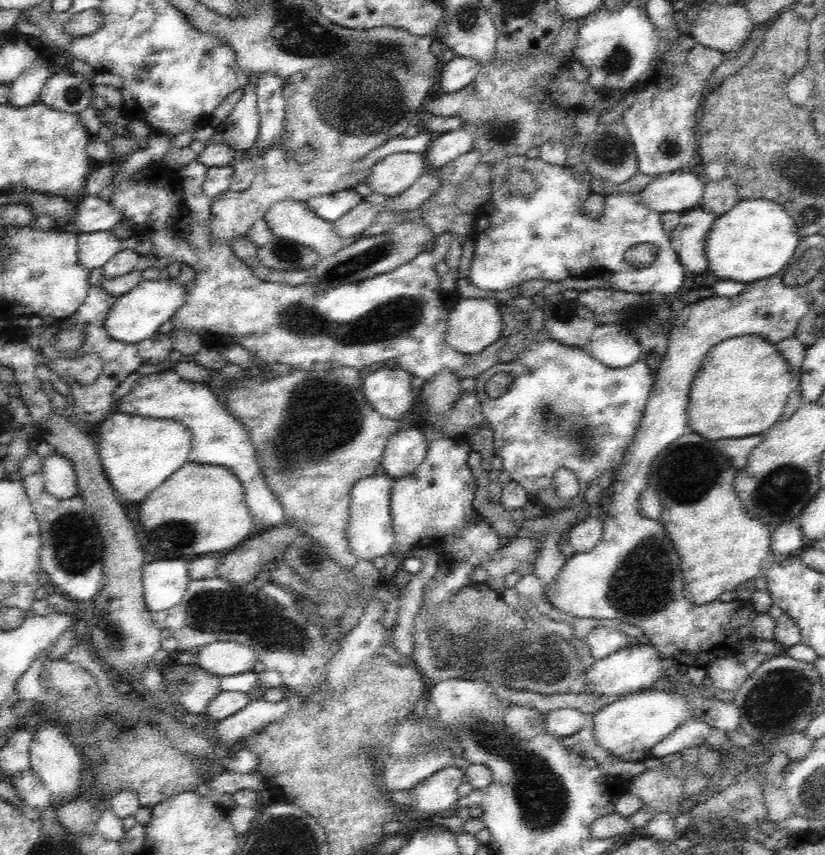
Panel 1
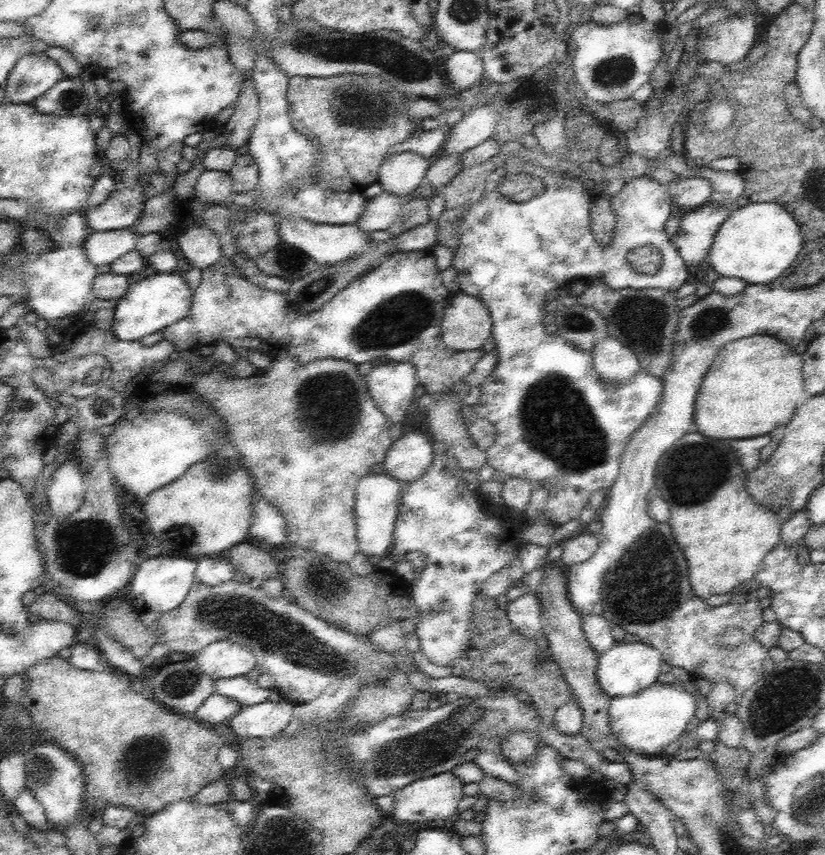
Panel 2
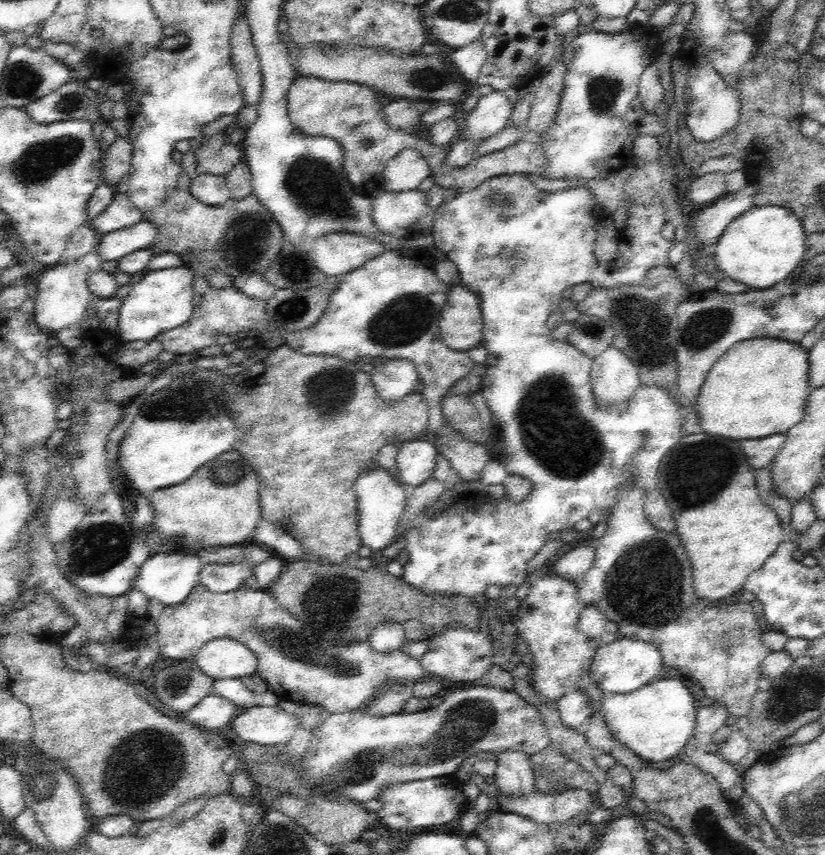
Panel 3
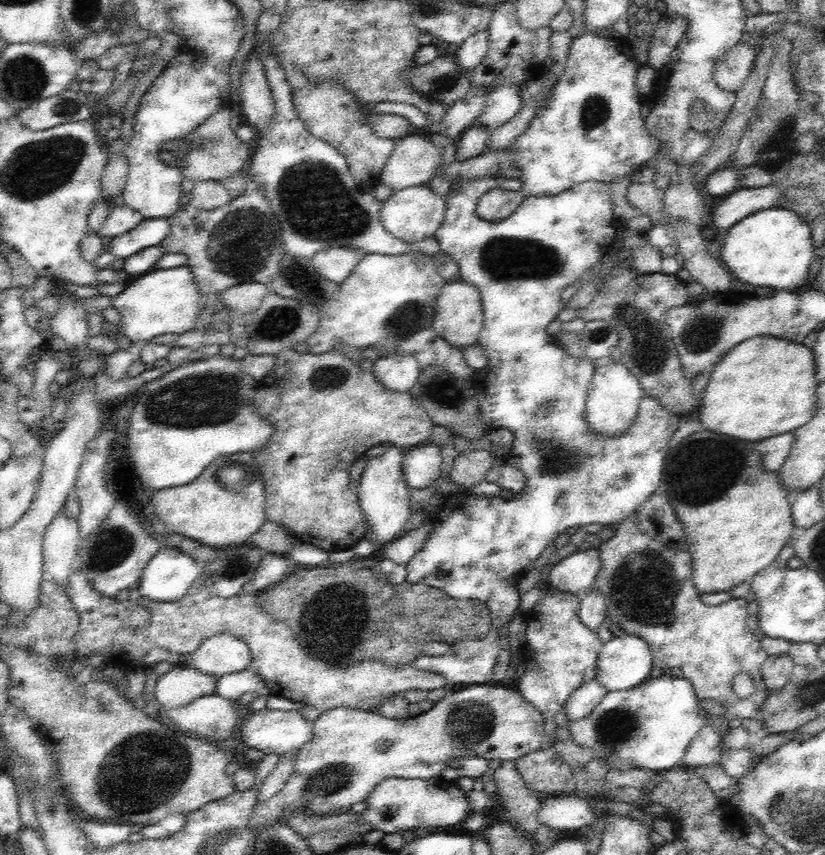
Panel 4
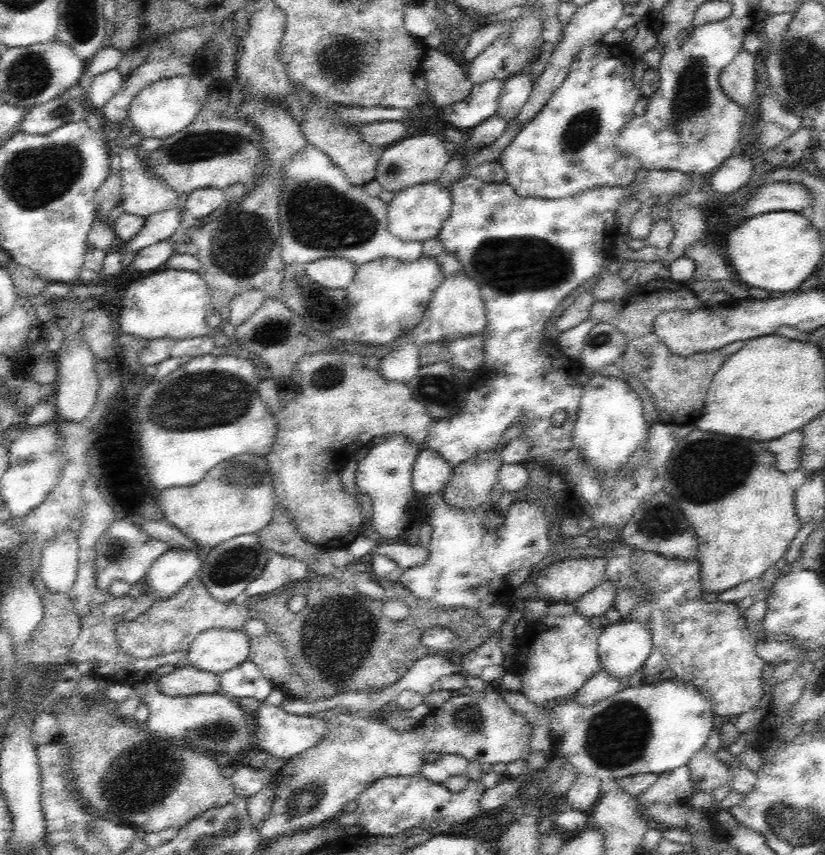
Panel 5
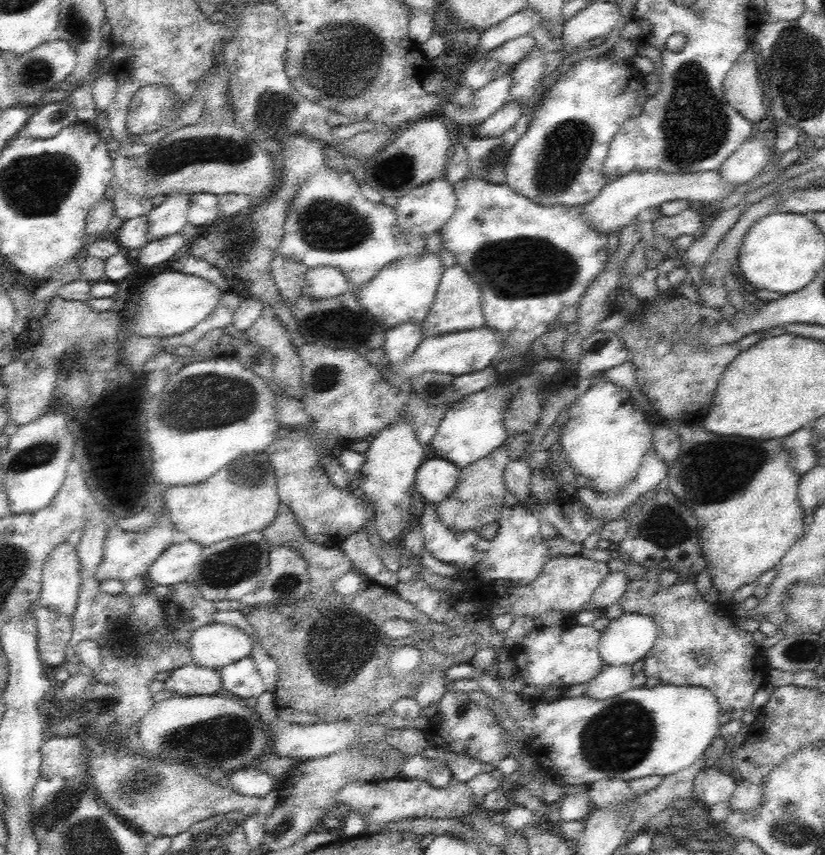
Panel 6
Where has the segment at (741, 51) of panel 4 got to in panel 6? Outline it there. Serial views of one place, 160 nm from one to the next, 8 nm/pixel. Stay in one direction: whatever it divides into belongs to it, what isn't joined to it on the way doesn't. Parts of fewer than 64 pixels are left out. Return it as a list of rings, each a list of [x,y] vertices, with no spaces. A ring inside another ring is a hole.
[[[746,50],[728,70],[723,82],[726,101],[750,122],[760,122],[768,116],[764,109],[762,83],[758,78],[757,58]]]

